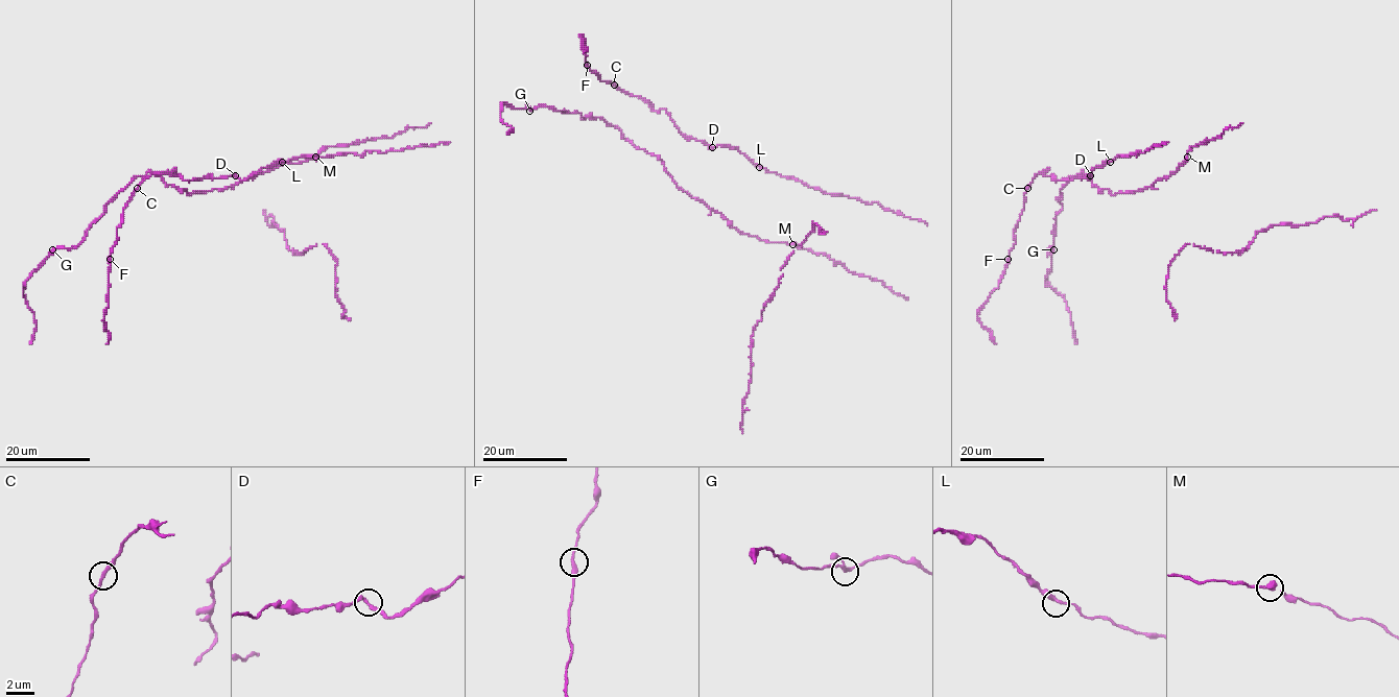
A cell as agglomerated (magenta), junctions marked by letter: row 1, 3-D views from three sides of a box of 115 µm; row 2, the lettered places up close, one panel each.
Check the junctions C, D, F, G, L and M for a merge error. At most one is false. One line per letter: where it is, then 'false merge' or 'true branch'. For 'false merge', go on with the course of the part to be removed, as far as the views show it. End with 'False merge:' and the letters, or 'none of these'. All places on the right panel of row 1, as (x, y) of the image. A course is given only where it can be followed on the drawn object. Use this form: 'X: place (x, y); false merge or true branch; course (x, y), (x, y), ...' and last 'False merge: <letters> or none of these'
C: place (1027, 188); true branch
D: place (1090, 175); true branch
F: place (1008, 259); true branch
G: place (1053, 249); true branch
L: place (1110, 162); true branch
M: place (1187, 157); true branch
False merge: none of these

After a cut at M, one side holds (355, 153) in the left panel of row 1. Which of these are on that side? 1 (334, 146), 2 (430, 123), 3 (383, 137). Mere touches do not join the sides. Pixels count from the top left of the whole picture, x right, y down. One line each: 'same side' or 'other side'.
1: other side
2: other side
3: other side

